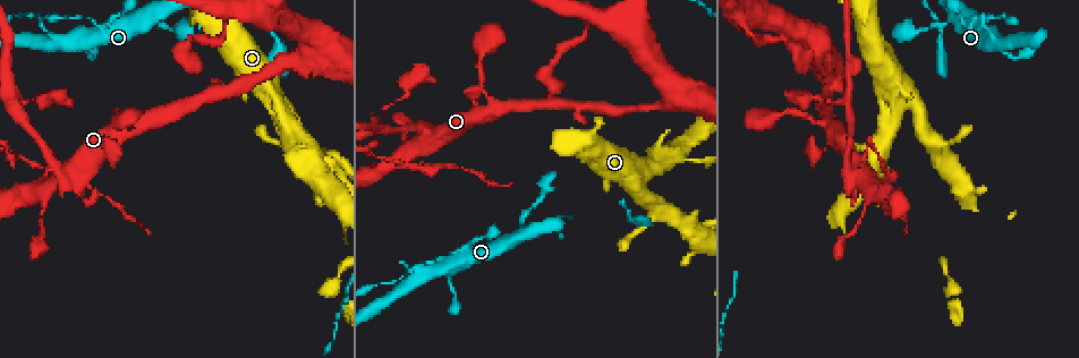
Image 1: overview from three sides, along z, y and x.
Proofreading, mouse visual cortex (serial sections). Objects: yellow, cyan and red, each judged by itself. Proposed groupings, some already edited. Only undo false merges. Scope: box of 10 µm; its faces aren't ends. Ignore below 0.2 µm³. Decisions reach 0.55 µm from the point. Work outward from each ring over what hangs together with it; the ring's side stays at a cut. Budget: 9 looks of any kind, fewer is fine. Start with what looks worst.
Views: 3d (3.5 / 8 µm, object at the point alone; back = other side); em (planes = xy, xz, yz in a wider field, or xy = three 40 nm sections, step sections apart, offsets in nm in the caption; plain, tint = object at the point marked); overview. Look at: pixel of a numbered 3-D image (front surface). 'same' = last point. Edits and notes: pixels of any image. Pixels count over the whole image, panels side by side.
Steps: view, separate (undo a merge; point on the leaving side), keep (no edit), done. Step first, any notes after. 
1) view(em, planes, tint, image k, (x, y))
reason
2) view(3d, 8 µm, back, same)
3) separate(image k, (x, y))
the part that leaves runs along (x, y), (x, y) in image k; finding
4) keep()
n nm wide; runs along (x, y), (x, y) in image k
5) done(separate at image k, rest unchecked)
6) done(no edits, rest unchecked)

view(3d, 8 µm, image 1, (441, 256))
abrupt turn

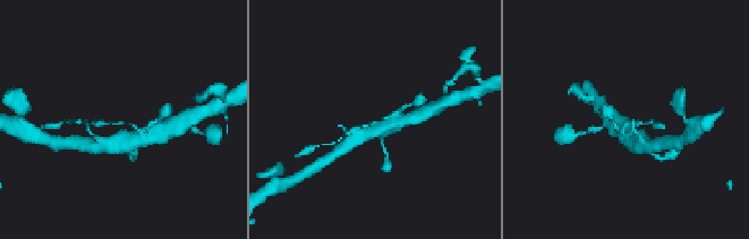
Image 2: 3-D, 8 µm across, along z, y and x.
view(em, planes, tint, same)
arms of 150, 350 nm; now the EM

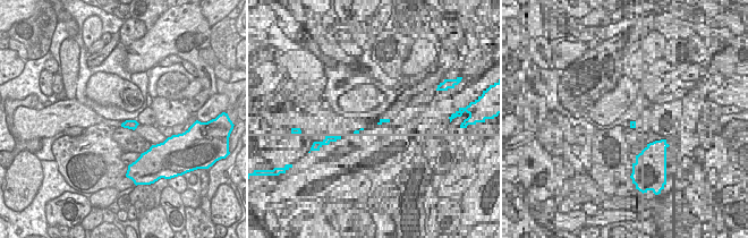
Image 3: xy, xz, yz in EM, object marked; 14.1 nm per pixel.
keep()
runs along (147, 138), (128, 124), (93, 124) in image 2; all the same cell

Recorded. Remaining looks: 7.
view(em, planes, tint, image 1, (850, 173))
looks like a crossing

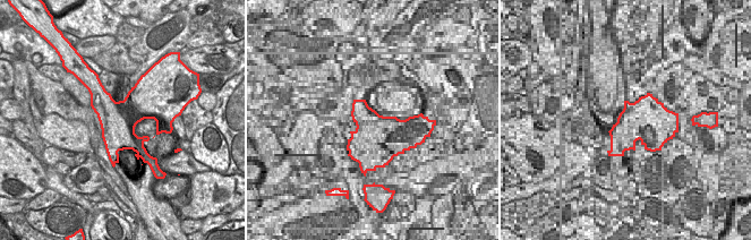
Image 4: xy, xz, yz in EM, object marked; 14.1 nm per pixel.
view(3d, 3.5 µm, same)

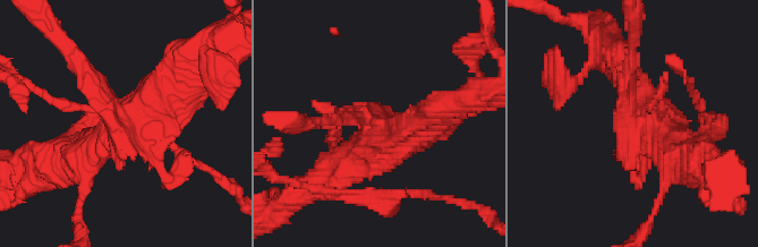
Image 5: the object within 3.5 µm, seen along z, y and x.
separate(image 5, (90, 90))
the part that leaves runs along (116, 124), (88, 75), (57, 34) in image 5; two cells meet here

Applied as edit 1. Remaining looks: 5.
view(3d, 8 µm, back, image 1, (633, 180))

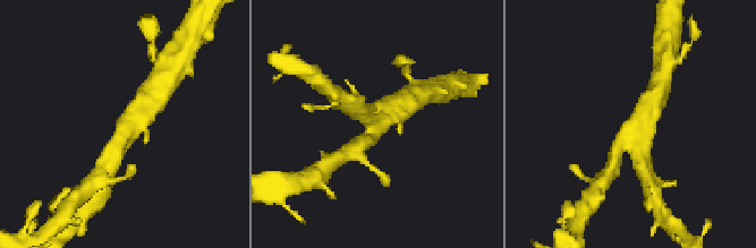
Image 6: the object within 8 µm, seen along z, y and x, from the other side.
view(3d, 3.5 µm, back, same)

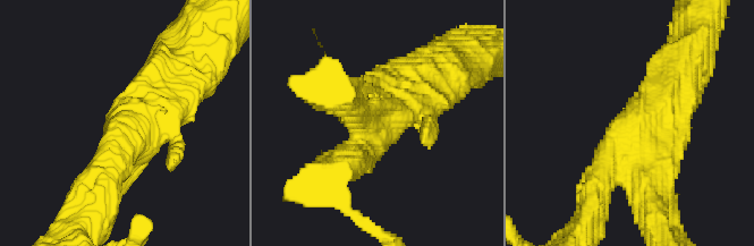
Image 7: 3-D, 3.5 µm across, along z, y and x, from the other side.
view(em, xy, step 2, tint, image 7, (382, 115))

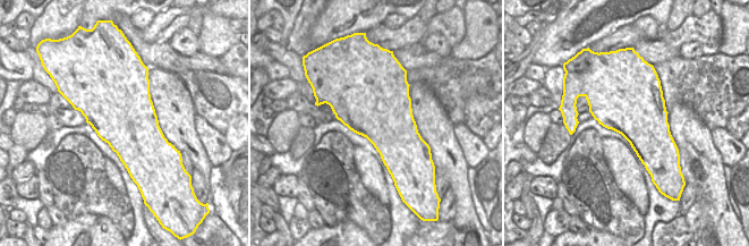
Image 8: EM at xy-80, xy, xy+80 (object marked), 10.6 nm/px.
keep()
runs along (159, 82), (93, 208) in image 7; one cell here

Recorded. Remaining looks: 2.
view(3d, 3.5 µm, image 1, (309, 53))

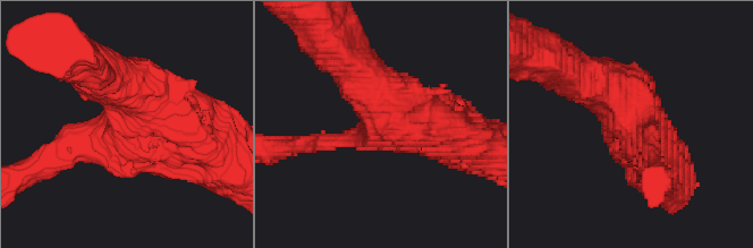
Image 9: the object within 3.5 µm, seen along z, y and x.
view(em, xy, step 5, tint, image 9, (124, 129))
now the EM

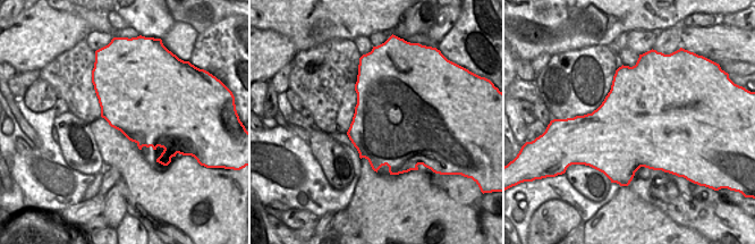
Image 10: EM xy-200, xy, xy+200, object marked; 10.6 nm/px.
keep()
runs along (649, 146), (623, 97), (578, 76) in image 9; continuous, no second cell

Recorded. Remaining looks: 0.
done(separate at image 5, rest unchecked)

